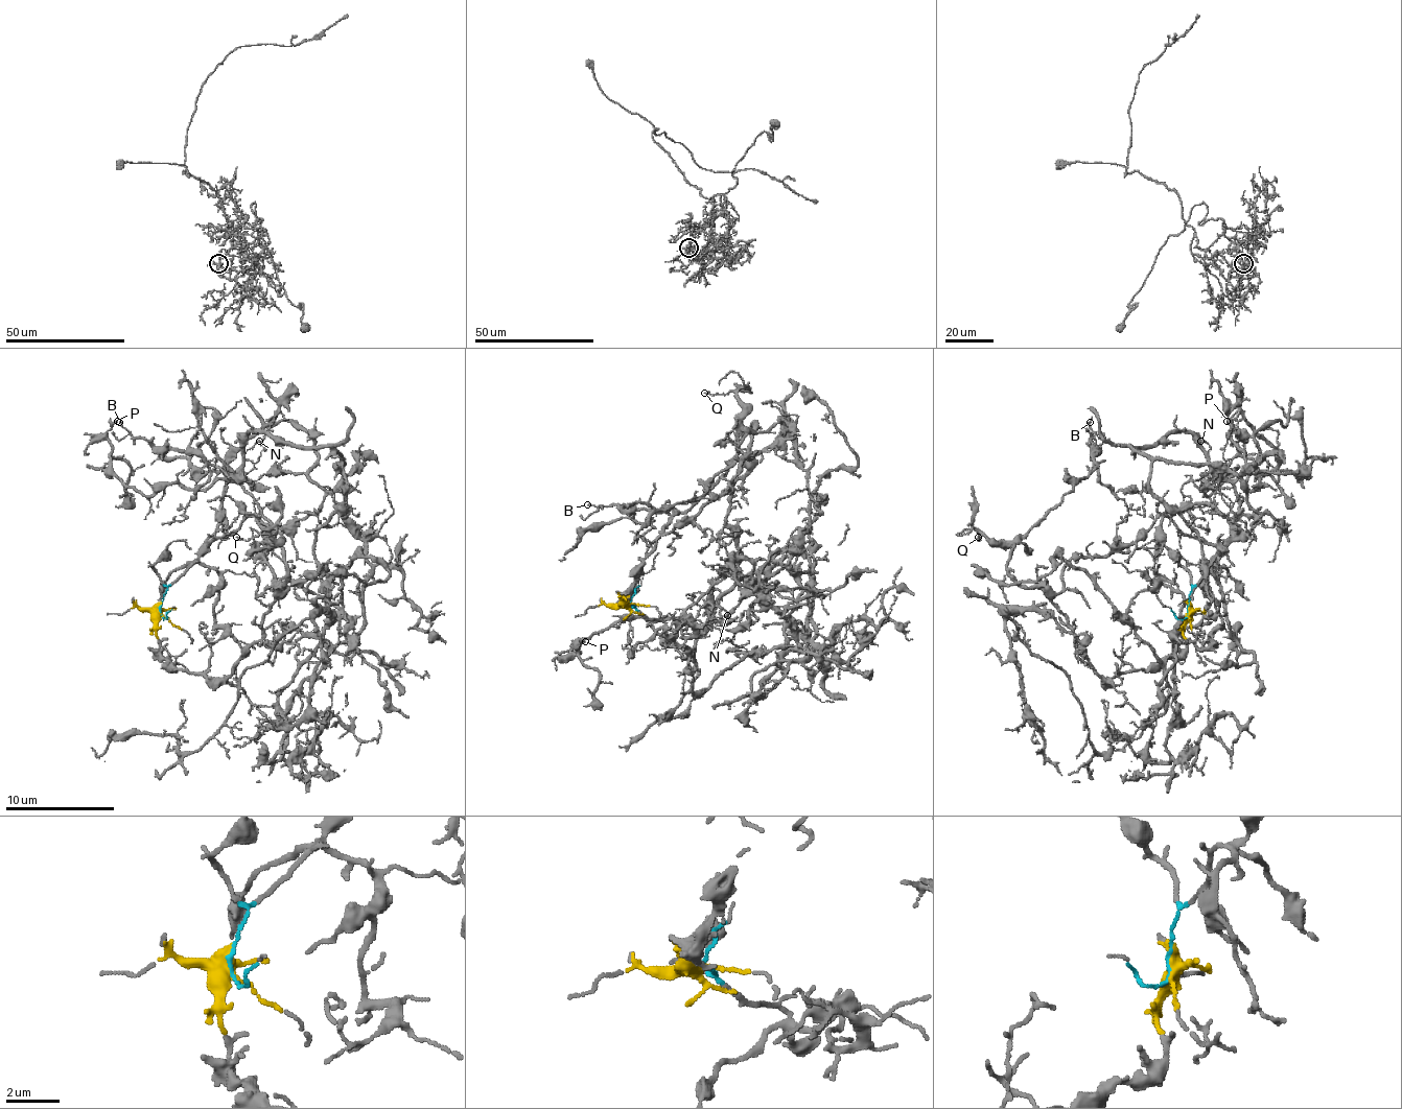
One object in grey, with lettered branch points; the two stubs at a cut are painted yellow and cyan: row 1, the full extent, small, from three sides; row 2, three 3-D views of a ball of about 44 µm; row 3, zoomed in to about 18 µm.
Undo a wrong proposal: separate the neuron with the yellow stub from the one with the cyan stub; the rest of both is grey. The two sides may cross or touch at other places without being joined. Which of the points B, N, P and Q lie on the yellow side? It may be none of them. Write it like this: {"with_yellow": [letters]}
{"with_yellow": ["B", "Q"]}

